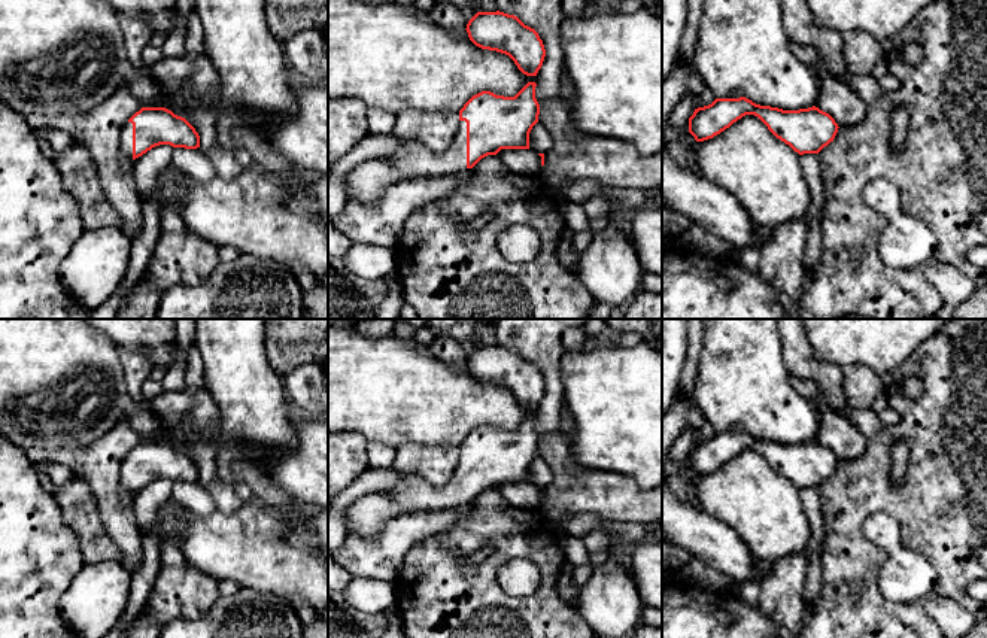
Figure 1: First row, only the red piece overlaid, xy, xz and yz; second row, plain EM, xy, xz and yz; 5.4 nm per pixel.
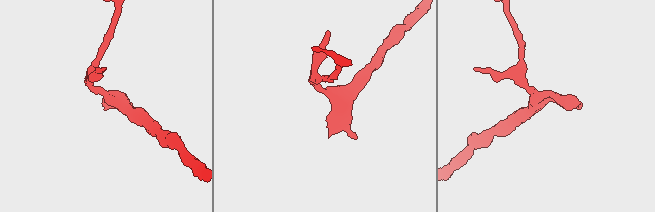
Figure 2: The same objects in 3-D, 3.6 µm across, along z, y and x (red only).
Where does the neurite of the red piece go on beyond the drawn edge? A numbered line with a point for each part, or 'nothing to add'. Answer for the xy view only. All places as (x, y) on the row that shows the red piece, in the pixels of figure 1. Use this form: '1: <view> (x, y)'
1: xy (125, 142)

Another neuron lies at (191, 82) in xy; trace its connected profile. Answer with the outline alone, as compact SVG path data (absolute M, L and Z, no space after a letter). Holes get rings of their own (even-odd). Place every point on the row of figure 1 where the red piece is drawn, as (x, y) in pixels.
M186 52L179 58L164 57L149 67L149 73L168 95L161 107L185 118L195 128L203 152L219 149L219 76L209 55Z

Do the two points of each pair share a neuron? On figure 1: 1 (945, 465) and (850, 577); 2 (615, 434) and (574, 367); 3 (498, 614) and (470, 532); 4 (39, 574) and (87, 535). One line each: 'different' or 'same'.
1: same
2: same
3: same
4: different

